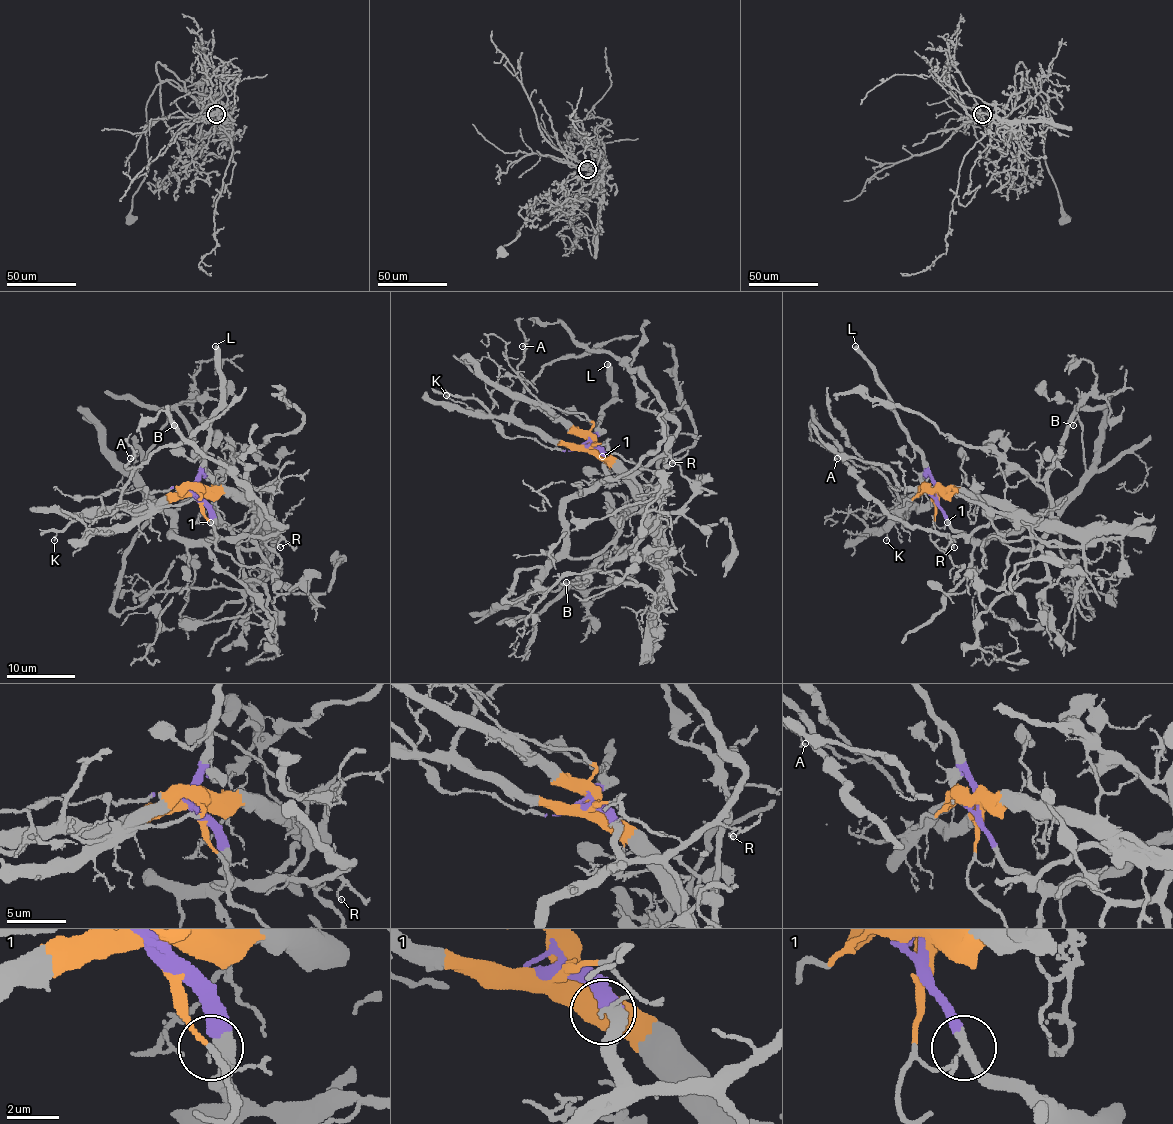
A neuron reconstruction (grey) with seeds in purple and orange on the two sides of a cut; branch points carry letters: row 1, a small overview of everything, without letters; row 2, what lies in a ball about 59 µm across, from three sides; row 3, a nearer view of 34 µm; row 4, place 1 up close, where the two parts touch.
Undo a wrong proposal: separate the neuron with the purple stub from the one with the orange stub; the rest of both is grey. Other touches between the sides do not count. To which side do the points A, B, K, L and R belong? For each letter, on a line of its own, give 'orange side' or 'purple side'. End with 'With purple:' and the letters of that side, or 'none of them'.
A: orange side
B: purple side
K: orange side
L: purple side
R: purple side
With purple: B, L, R

